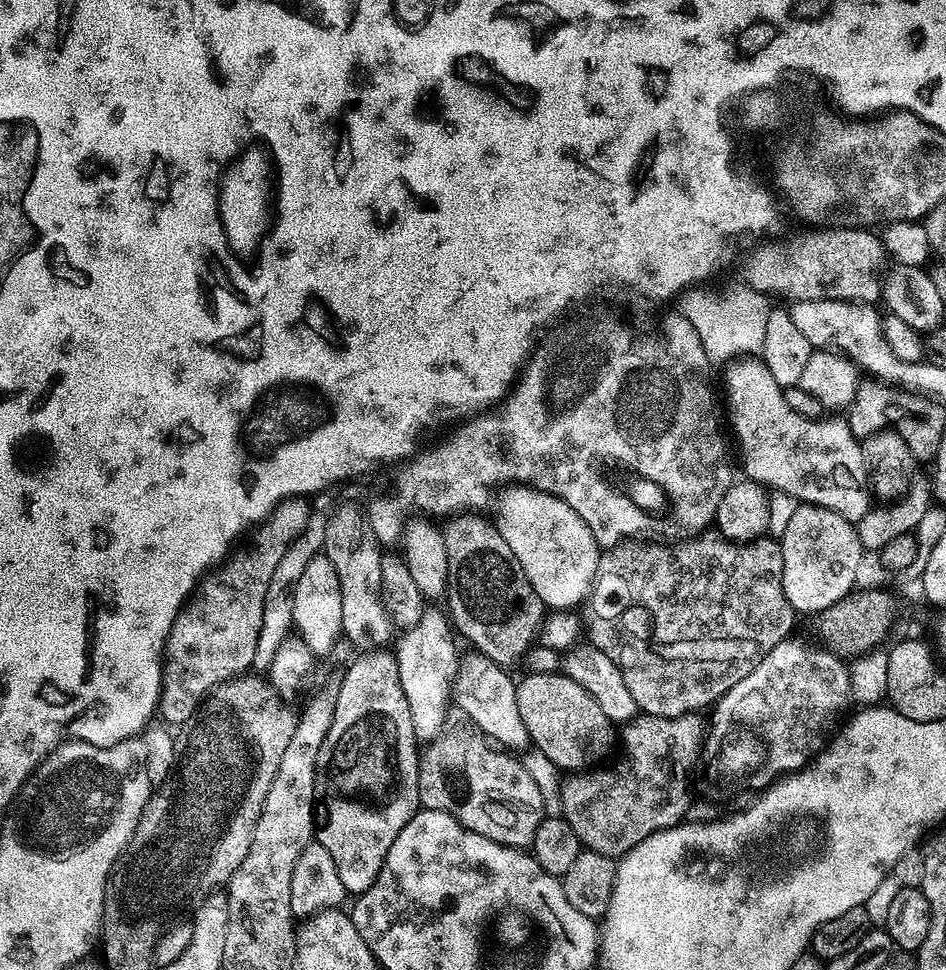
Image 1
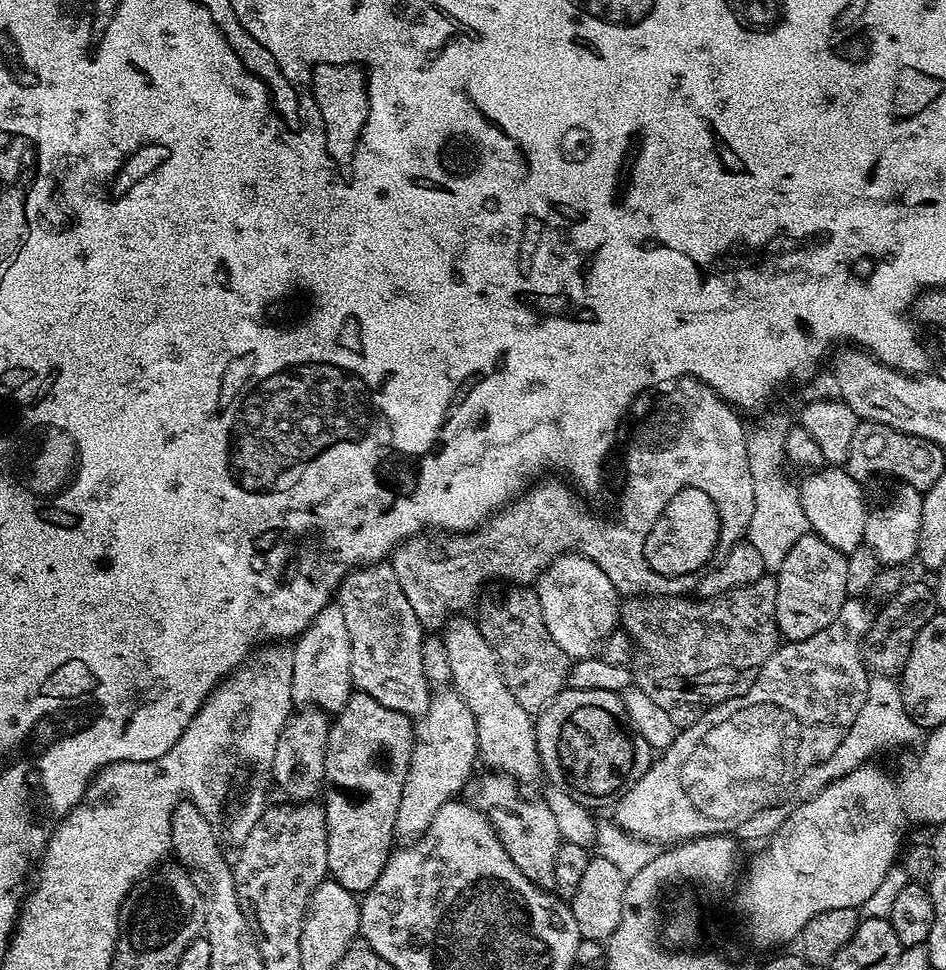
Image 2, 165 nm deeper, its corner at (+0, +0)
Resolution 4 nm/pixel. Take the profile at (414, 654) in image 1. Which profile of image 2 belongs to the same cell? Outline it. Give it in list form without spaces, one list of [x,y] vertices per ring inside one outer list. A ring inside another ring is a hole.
[[[454,690],[437,692],[440,693],[429,699],[428,709],[414,728],[410,770],[402,786],[402,802],[398,802],[396,835],[400,838],[422,835],[446,801],[461,795],[474,774],[472,767],[478,764],[474,714],[470,714],[466,702]]]

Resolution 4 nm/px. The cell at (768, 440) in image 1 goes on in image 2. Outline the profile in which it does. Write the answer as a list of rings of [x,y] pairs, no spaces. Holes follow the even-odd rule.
[[[838,466],[822,468],[809,474],[812,475],[806,477],[798,486],[809,529],[826,542],[835,544],[839,552],[847,553],[850,546],[863,545],[863,532],[869,513],[868,507],[862,503],[861,483]]]

